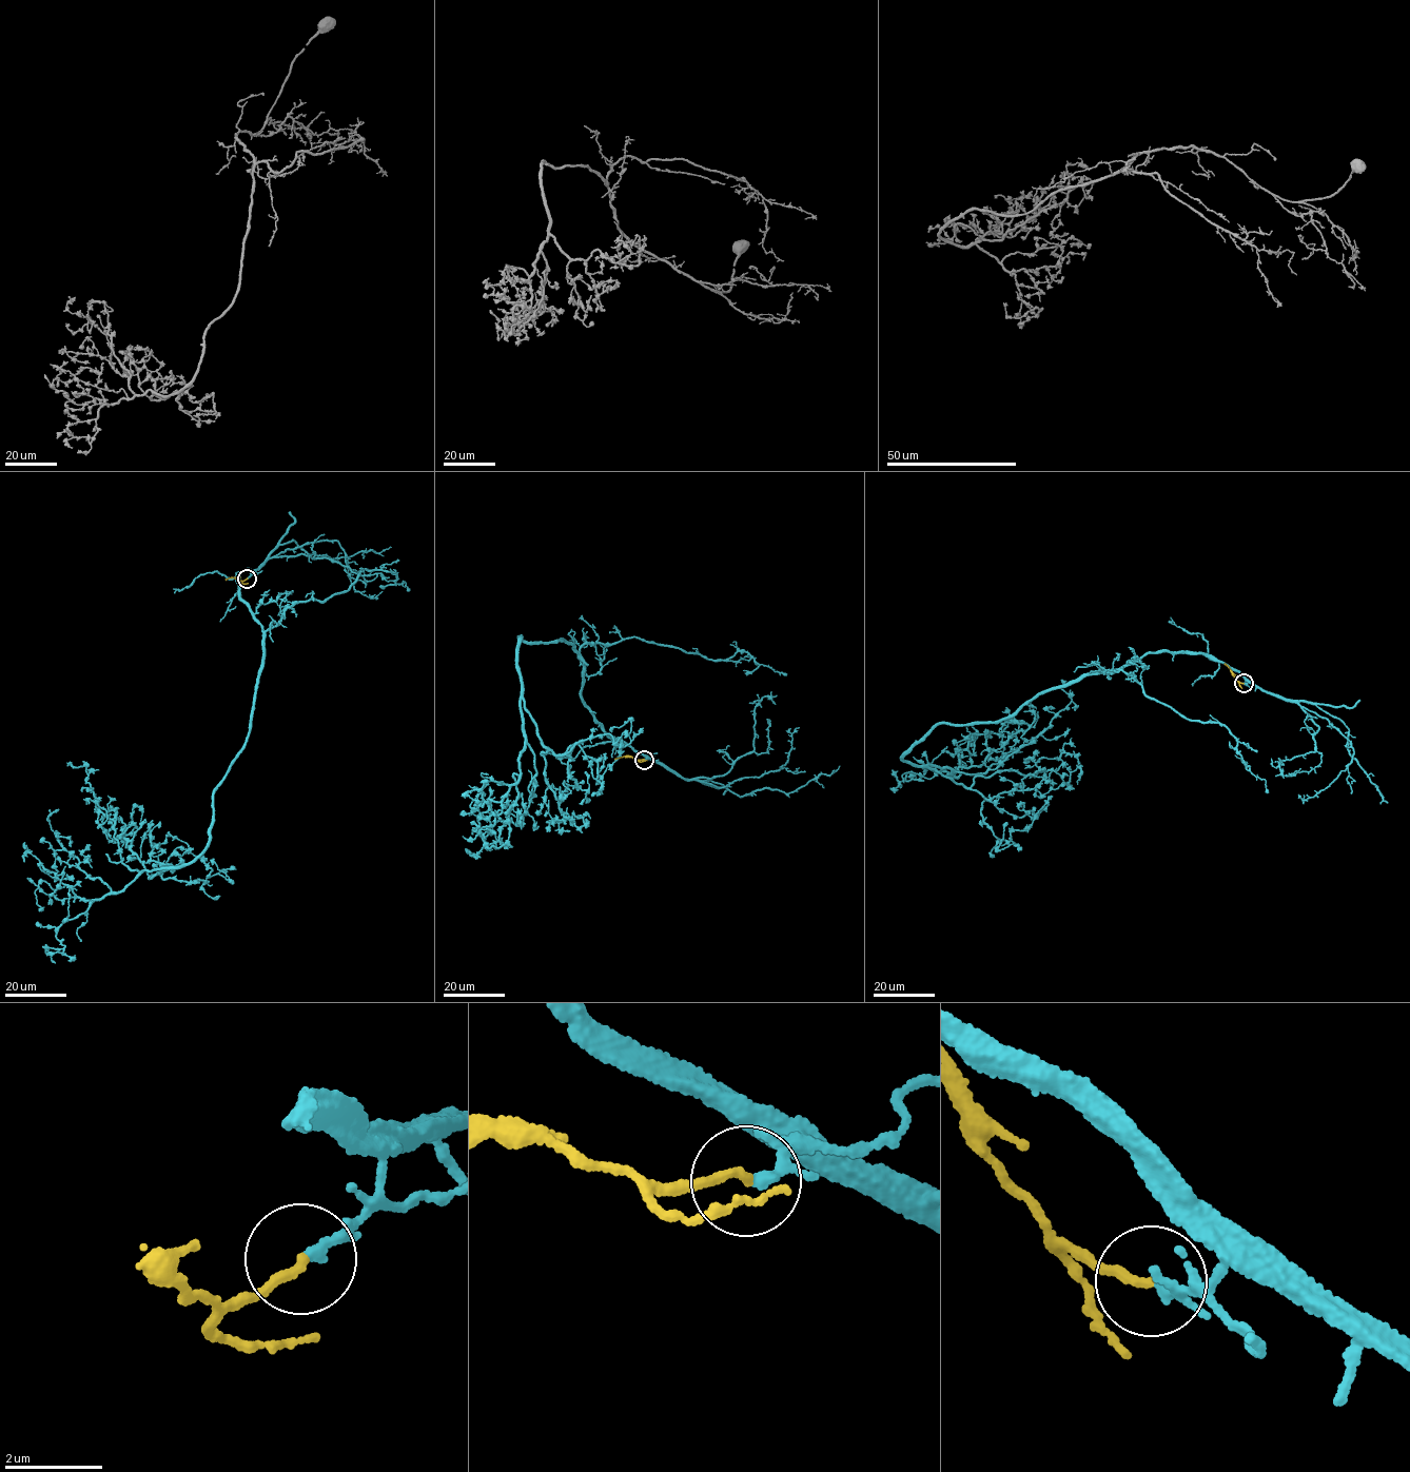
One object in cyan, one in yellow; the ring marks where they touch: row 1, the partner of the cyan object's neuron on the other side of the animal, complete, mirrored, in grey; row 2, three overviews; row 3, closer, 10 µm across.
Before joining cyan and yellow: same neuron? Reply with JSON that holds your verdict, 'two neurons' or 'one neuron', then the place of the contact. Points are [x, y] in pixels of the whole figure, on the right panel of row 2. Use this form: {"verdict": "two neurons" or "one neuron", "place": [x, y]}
{"verdict": "one neuron", "place": [1244, 683]}

